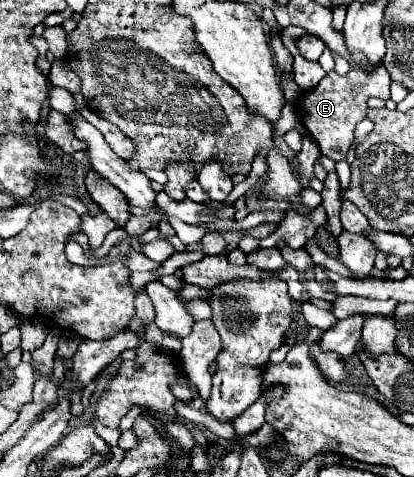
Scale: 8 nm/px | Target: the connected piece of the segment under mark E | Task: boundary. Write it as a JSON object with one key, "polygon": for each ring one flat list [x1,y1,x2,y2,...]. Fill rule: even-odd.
{"polygon":[[378,65,370,73,352,68,352,71,344,77,330,73,312,91,302,93,298,97,296,115,304,123,304,127,308,129,310,137,318,143,320,153,334,159,334,161,342,161,352,145,356,123,366,117,366,111,368,111,366,99,370,99,372,95,378,95,382,99,390,97,390,77,388,77,388,71,384,69,384,65],[354,95,360,95,362,101,352,101]]}

